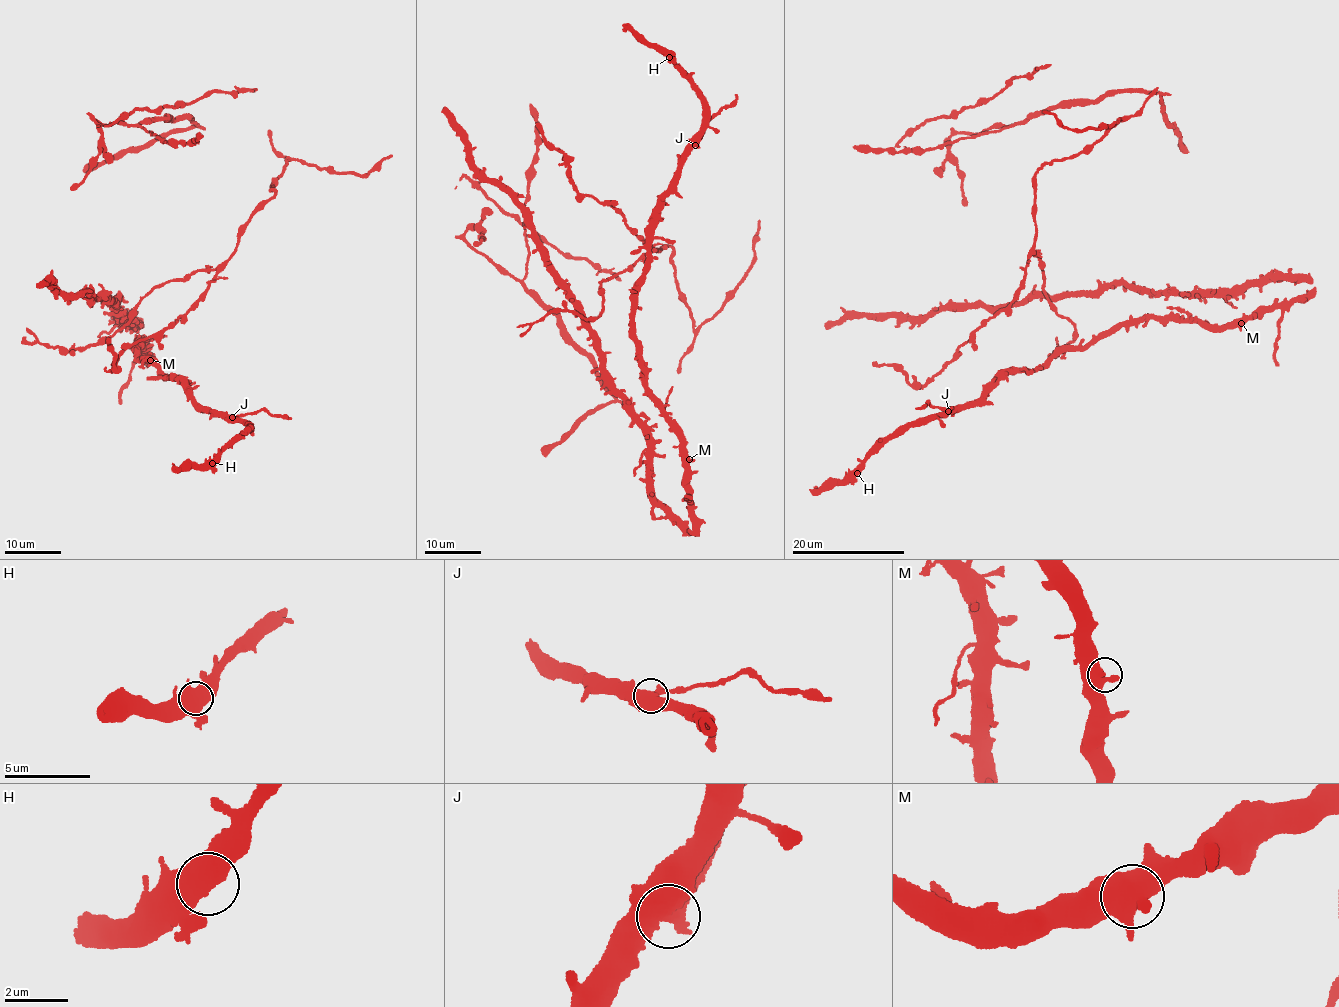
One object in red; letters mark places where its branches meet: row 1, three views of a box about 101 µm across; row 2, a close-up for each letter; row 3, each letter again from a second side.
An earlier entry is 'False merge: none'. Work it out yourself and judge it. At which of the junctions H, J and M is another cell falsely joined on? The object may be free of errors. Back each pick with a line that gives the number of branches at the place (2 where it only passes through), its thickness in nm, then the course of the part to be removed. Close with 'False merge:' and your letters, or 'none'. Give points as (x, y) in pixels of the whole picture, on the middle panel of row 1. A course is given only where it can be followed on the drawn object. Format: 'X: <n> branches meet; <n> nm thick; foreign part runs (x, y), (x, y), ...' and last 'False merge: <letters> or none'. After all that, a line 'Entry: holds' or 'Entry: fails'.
J: 2 branches meet; 550 nm thick; foreign part runs (695, 145), (704, 126), (737, 95)
False merge: J
Entry: fails

